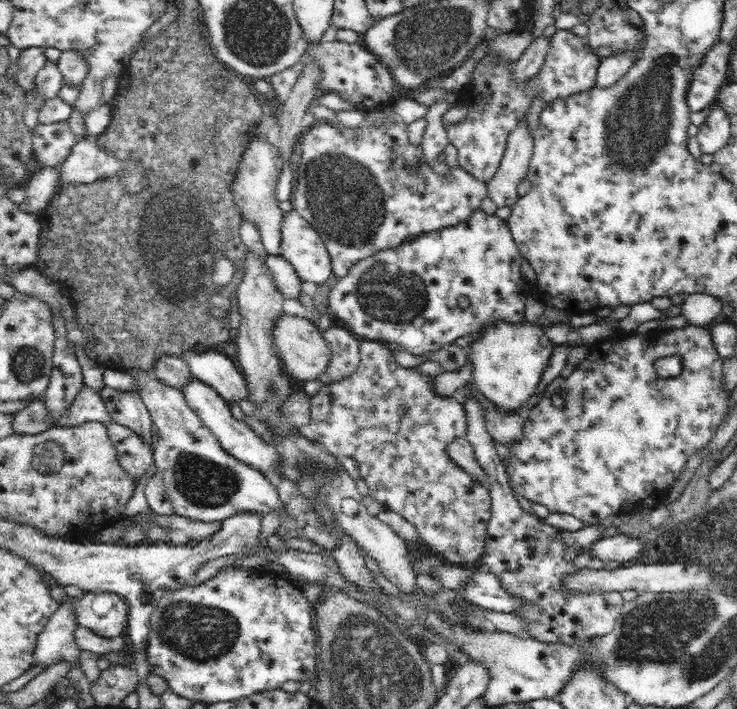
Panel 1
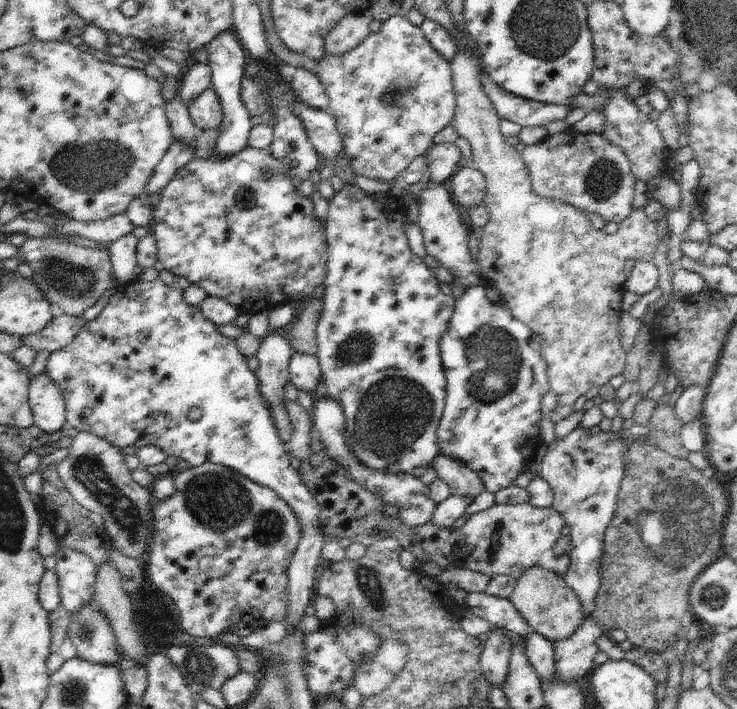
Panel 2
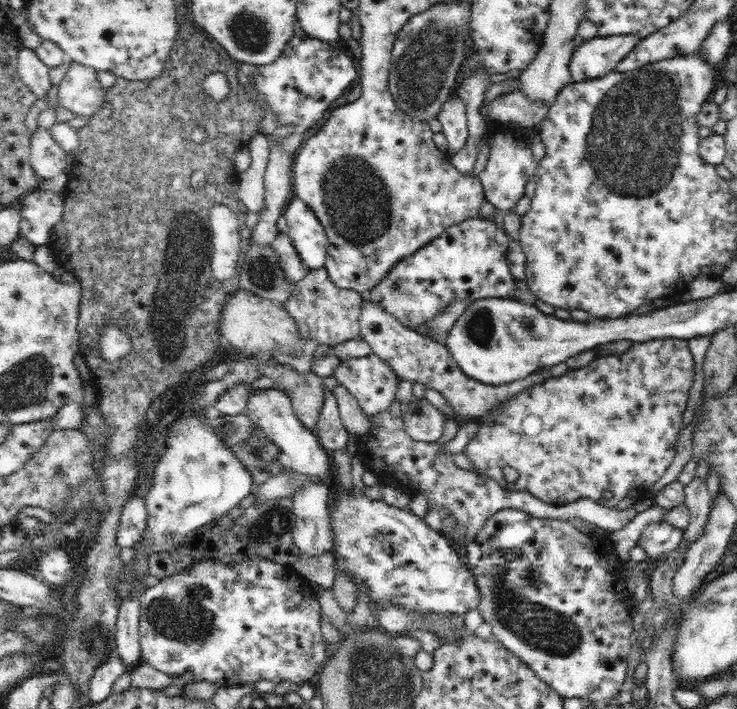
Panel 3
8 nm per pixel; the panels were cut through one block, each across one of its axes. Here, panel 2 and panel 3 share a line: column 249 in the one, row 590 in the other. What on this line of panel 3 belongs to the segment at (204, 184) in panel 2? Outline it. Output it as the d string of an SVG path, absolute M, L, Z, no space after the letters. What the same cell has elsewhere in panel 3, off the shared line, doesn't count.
M252 556L244 562L240 562L240 566L228 566L222 562L214 562L214 560L202 560L192 564L188 570L168 576L160 582L152 582L152 586L144 592L142 600L142 614L140 614L140 648L142 648L142 660L152 666L158 672L164 672L166 676L184 676L190 674L192 682L202 682L208 680L208 684L214 684L216 688L230 688L230 686L246 686L246 684L256 684L260 680L272 680L274 684L280 682L288 682L292 684L292 688L310 682L312 678L318 678L330 658L330 648L324 640L324 634L320 630L320 604L318 604L318 594L314 590L314 584L300 572L296 572L296 568L292 564L276 564L272 560L266 560L262 556Z

